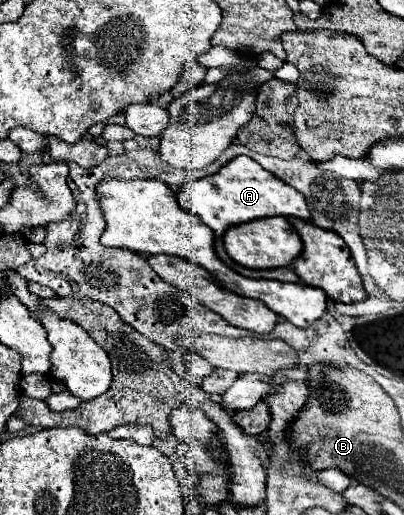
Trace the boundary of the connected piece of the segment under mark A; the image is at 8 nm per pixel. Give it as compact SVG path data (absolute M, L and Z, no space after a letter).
M237 156L227 166L219 168L219 172L183 184L177 190L177 202L183 208L187 208L193 214L197 214L213 230L217 256L229 268L233 268L235 272L239 272L239 274L243 274L247 278L273 278L273 280L283 280L283 282L299 282L299 276L291 268L249 270L249 268L237 264L235 260L231 260L227 256L225 248L223 248L223 234L225 234L225 230L229 226L235 226L235 224L241 224L241 222L267 218L267 216L295 216L295 218L309 220L309 208L305 204L303 194L297 192L295 188L291 188L289 184L285 184L283 180L279 180L277 176L273 176L271 172L267 172L265 168L261 168L255 160L251 160L247 156Z

